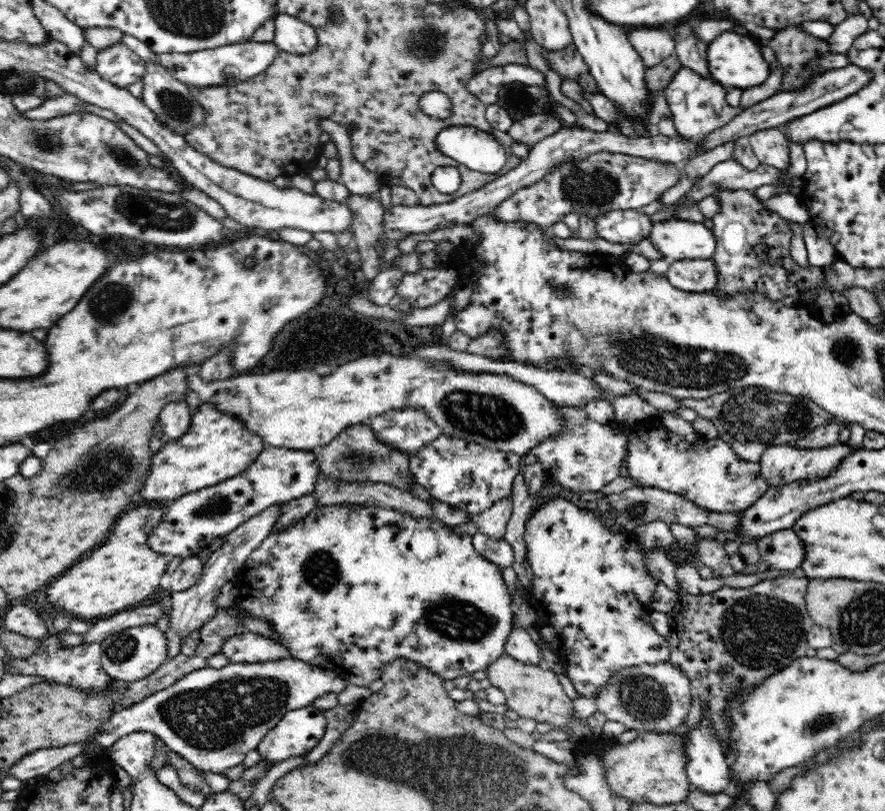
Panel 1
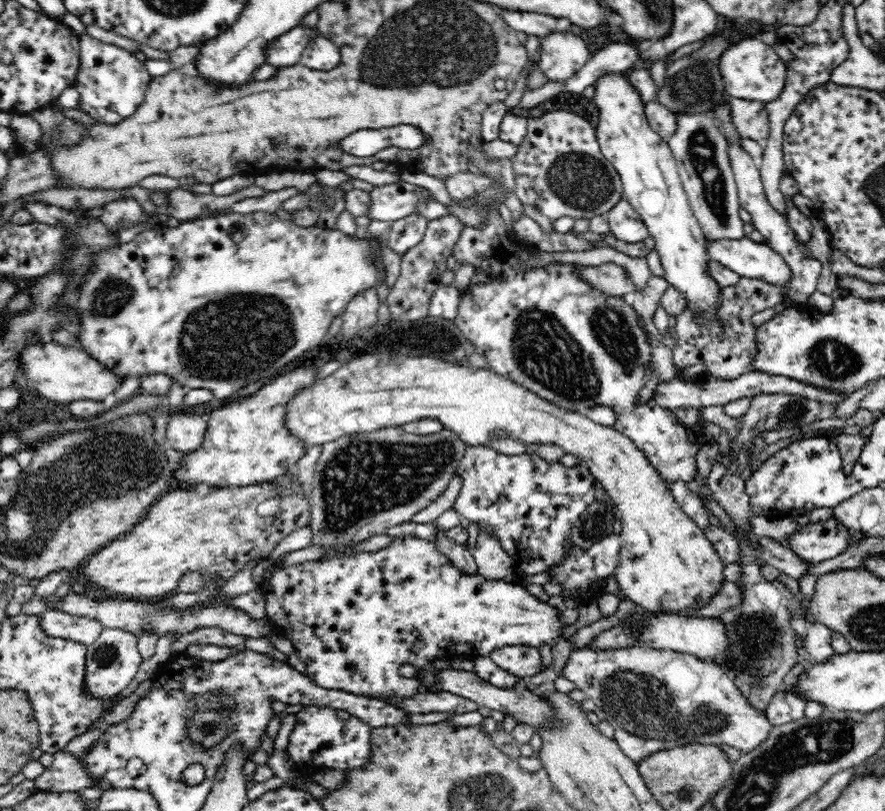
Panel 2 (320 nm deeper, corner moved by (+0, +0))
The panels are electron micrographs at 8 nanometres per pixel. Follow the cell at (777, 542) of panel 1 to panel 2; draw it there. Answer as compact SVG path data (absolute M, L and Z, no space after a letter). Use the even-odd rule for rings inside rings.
M834 517L809 523L790 535L789 546L806 562L822 562L842 554L851 542L851 531Z

